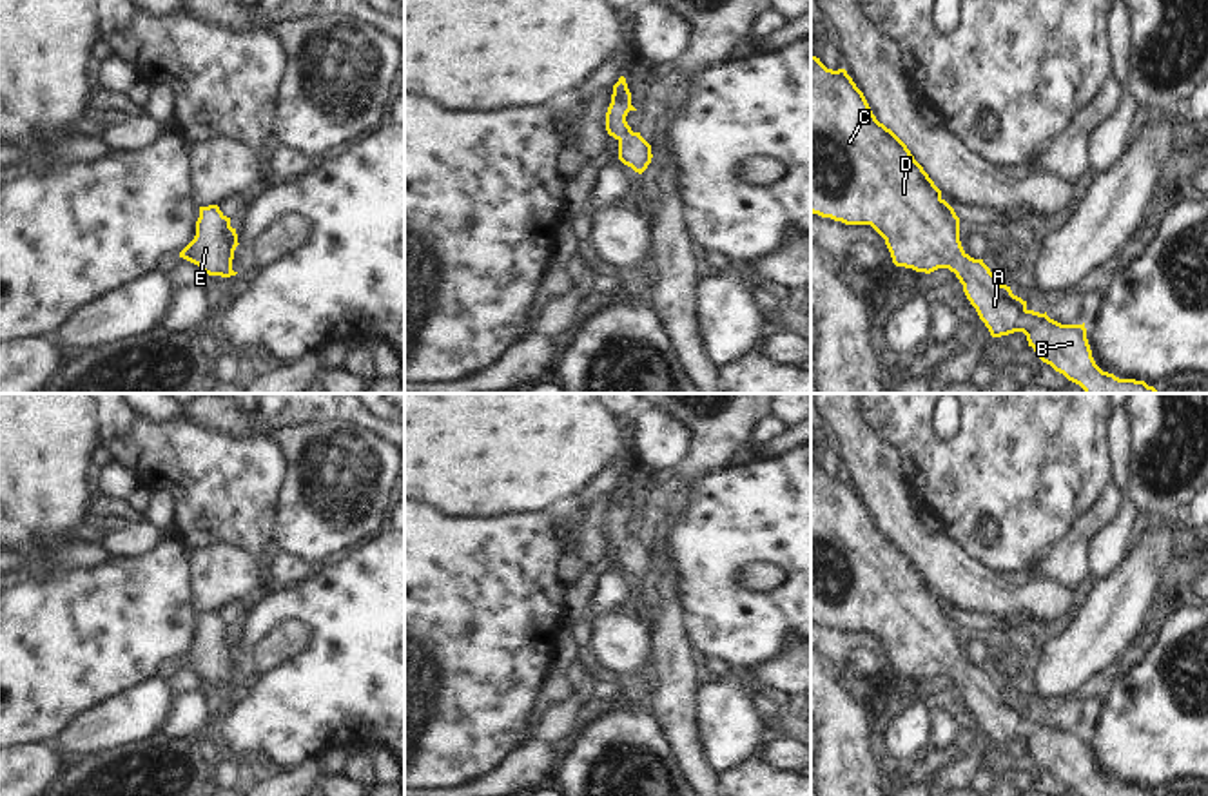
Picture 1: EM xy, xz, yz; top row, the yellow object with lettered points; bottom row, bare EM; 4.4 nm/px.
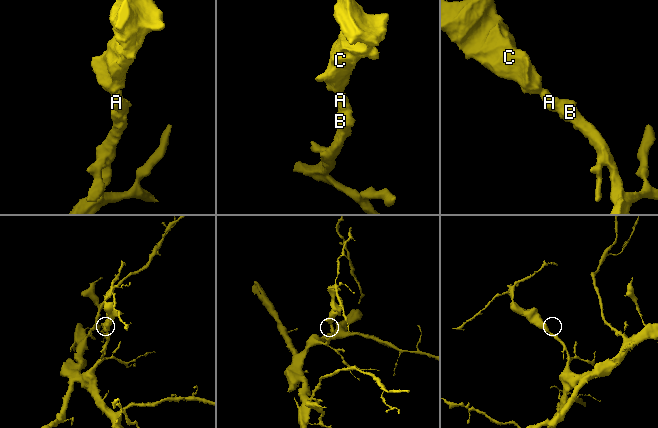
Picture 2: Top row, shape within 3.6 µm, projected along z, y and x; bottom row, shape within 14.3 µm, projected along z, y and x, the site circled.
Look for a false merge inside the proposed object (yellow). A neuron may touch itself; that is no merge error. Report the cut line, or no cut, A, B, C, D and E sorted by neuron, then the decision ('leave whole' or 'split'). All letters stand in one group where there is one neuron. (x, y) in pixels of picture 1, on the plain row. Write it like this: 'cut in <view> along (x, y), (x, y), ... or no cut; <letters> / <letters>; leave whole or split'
no cut; A B C D E; leave whole

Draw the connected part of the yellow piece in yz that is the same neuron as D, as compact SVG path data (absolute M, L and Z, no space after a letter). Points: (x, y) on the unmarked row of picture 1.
M811 461L811 618L845 631L871 631L883 646L896 673L930 680L949 675L963 691L992 743L1023 738L1036 762L1083 796L1155 796L1145 787L1103 778L1083 731L1061 731L1027 714L1027 707L1001 691L983 665L970 664L960 647L960 624L941 604L907 551L872 520L863 499L845 475L827 475Z

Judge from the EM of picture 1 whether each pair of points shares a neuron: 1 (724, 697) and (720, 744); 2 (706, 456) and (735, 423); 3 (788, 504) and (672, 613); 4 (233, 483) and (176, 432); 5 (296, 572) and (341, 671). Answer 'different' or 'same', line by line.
1: same
2: same
3: different
4: same
5: different

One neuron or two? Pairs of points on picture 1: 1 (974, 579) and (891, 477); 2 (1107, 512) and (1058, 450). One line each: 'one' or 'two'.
1: one
2: two

